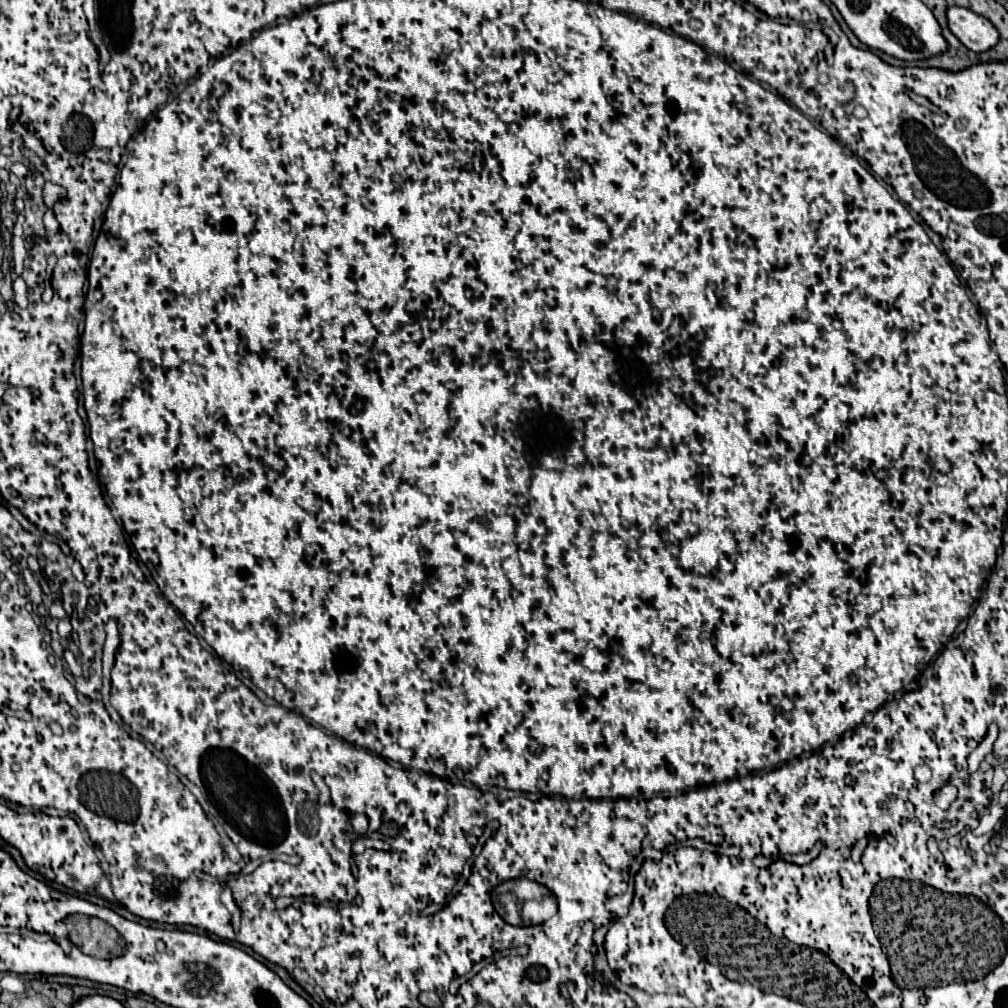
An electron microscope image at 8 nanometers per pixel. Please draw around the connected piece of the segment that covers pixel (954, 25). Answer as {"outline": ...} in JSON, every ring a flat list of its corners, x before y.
{"outline":[[950,4,946,10,946,20,950,32,972,52,984,52,998,42,998,30,992,22,968,8]]}

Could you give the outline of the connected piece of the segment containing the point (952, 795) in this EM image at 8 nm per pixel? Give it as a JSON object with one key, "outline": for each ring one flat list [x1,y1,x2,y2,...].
{"outline":[[946,782,946,784,939,790,935,795,934,800,937,806,946,810,949,808,949,805,956,799,957,789]]}

